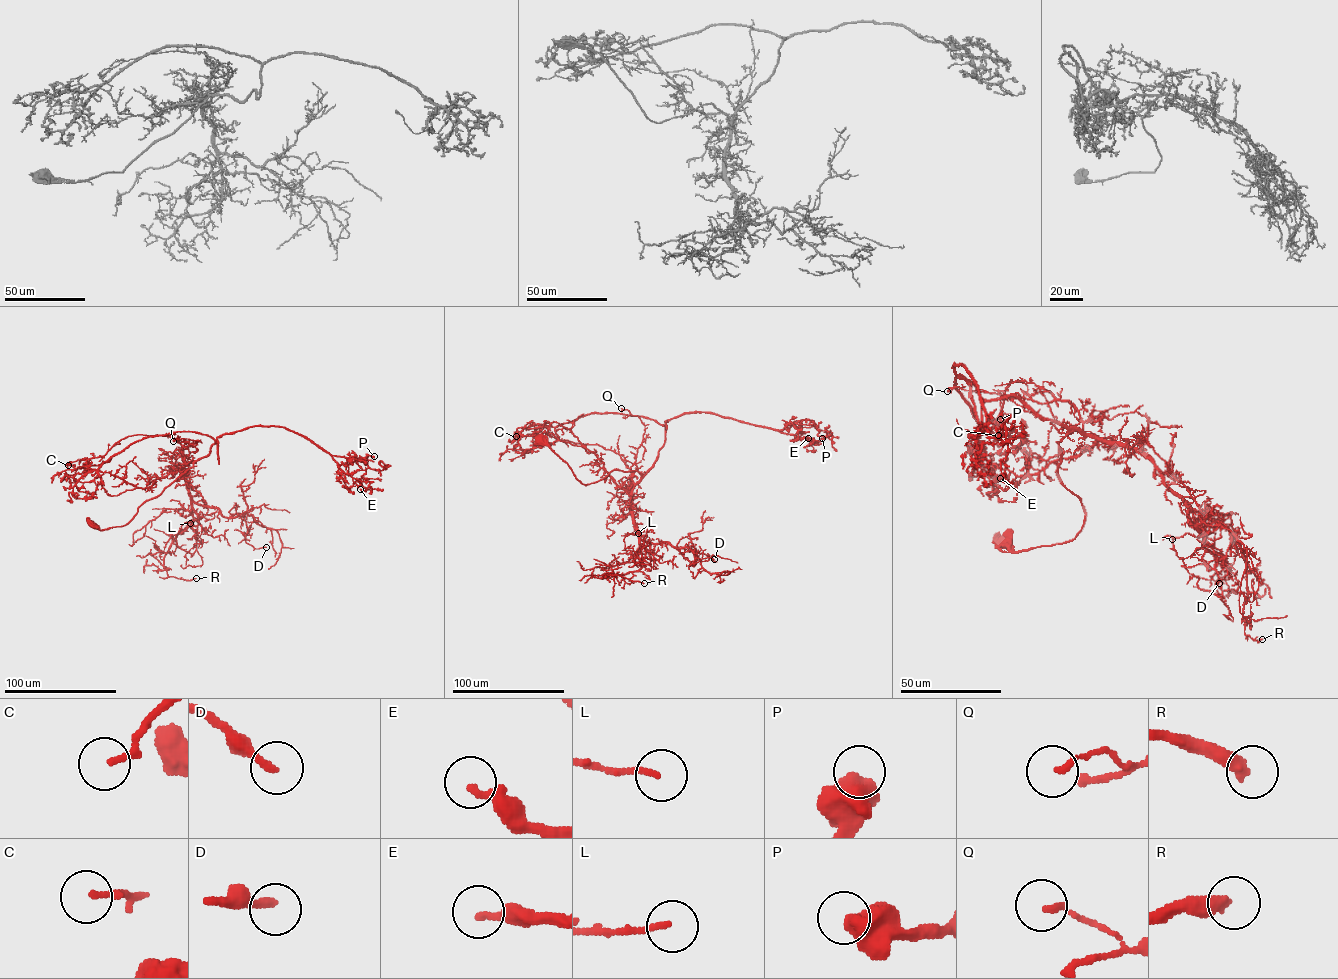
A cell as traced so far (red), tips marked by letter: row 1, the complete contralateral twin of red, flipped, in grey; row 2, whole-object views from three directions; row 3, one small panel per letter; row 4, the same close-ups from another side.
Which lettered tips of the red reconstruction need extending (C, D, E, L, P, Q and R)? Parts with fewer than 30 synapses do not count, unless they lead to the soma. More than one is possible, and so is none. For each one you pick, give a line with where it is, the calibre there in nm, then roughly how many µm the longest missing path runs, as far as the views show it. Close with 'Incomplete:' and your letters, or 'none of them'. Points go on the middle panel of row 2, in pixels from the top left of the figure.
Incomplete: none of them

